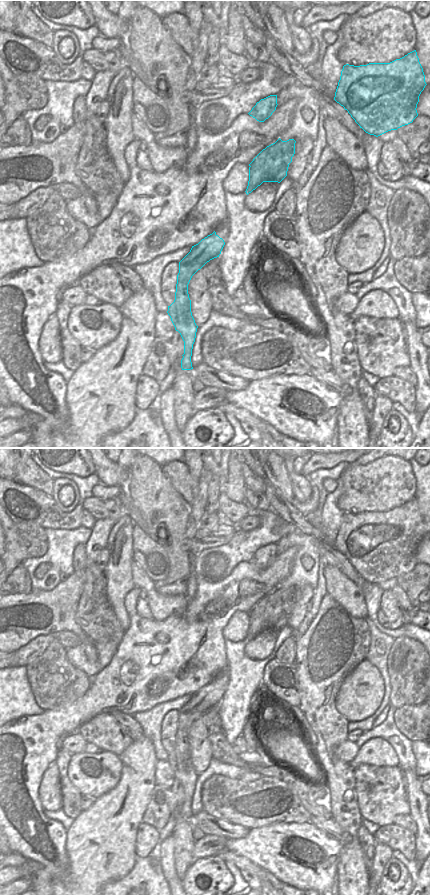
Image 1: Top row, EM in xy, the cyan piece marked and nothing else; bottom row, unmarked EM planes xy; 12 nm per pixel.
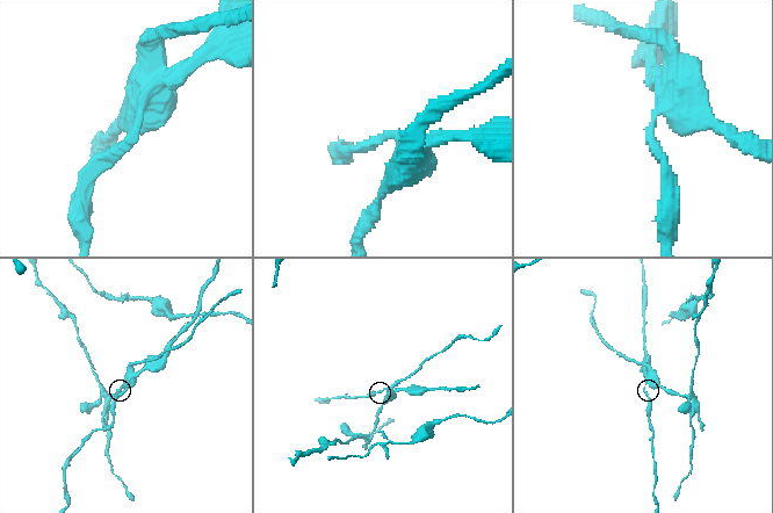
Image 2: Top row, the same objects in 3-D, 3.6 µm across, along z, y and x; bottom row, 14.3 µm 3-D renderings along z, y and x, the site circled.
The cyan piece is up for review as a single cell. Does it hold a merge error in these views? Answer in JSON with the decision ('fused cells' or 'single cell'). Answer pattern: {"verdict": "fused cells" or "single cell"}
{"verdict": "fused cells"}

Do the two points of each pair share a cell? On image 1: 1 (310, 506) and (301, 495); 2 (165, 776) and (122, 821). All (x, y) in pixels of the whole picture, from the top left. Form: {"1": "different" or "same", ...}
{"1": "different", "2": "different"}

